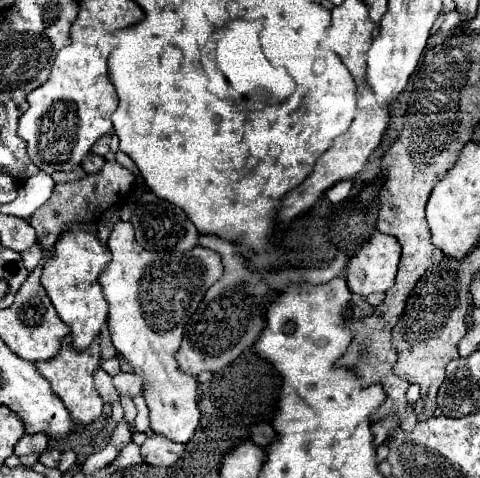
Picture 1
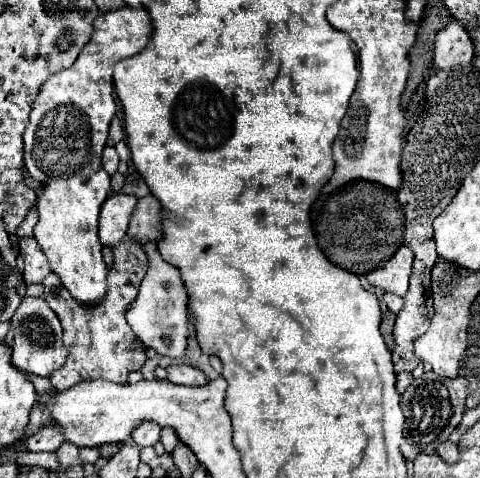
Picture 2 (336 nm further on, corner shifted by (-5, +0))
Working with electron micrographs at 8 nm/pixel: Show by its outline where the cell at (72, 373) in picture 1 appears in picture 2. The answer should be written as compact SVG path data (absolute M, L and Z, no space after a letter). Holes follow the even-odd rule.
M125 236L113 248L113 258L115 260L107 270L107 284L109 284L107 294L95 306L83 306L77 300L73 300L73 296L61 284L59 276L53 272L43 282L43 288L45 288L43 298L47 300L51 310L61 320L63 342L69 350L65 366L51 374L51 382L59 392L79 384L81 380L103 378L103 380L123 384L123 382L127 382L129 370L141 370L141 366L147 360L145 350L135 344L133 330L129 328L129 324L125 320L125 308L129 308L129 304L133 302L133 296L137 296L137 288L139 288L143 276L147 274L147 268L149 268L147 256L141 250L141 244L137 240L131 240L129 236ZM131 250L139 250L139 256L135 256Z

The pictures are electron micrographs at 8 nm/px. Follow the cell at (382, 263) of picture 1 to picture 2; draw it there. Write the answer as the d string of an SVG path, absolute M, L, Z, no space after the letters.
M401 246L383 268L369 272L367 280L371 286L377 286L385 292L405 296L405 292L409 288L411 264L413 264L413 252L407 246Z

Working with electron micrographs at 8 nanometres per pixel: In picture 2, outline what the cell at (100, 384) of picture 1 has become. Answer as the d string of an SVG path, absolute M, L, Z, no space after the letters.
M141 424L135 428L133 432L133 440L139 444L139 446L153 446L159 442L159 436L161 436L161 426L159 424Z

